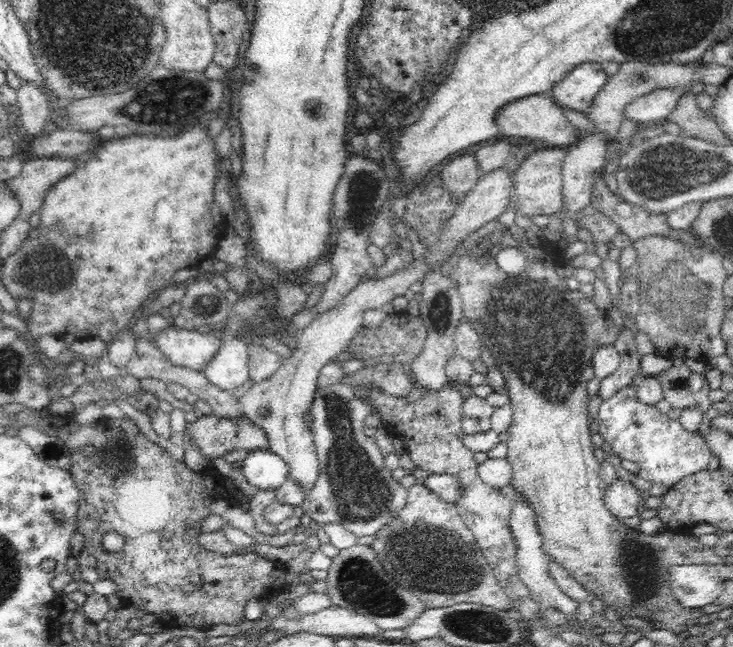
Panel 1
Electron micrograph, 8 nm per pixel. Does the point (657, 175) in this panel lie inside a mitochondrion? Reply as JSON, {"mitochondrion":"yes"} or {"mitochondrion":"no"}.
{"mitochondrion":"yes"}

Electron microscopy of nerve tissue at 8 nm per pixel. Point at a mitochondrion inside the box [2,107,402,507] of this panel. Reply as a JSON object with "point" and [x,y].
{"point":[44,270]}

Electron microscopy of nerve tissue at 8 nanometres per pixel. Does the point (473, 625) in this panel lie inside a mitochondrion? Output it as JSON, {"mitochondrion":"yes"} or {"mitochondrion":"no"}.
{"mitochondrion":"yes"}

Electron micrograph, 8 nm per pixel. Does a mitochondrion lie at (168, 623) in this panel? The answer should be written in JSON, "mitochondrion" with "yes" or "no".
{"mitochondrion":"no"}

